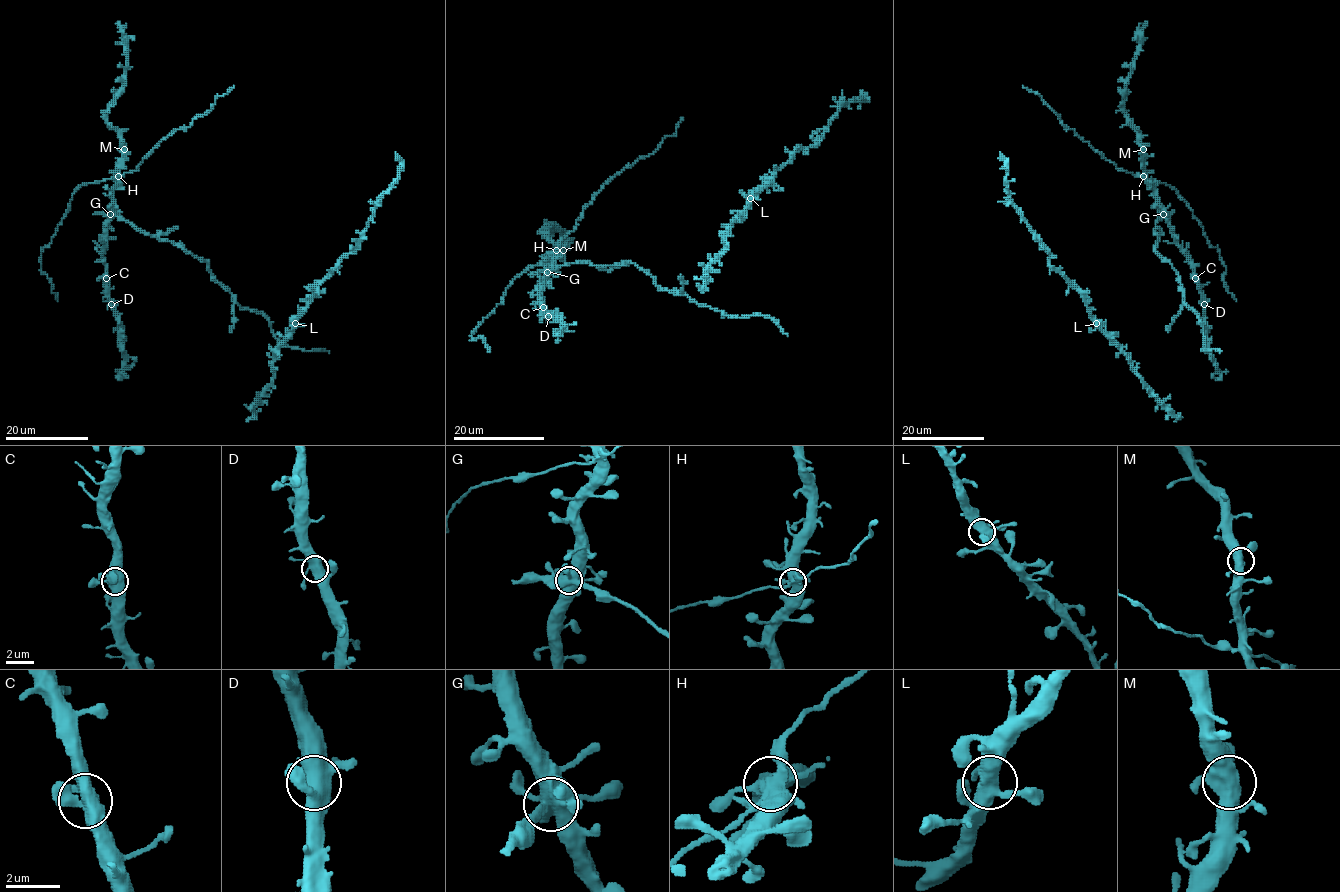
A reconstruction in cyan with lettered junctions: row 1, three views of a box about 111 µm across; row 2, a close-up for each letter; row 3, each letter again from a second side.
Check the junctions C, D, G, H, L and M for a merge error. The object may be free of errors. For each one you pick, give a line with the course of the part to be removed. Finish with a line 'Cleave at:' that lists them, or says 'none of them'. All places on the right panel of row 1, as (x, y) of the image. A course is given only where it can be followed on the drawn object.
G: foreign part runs (1163, 213), (1155, 225), (1155, 251), (1169, 263), (1184, 302), (1197, 314), (1204, 327), (1202, 350), (1221, 351)
Cleave at: G

